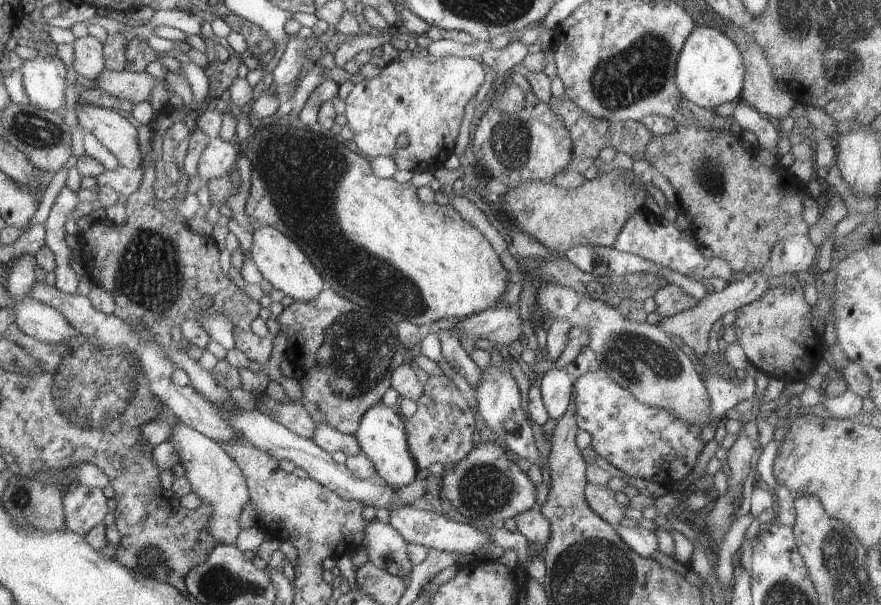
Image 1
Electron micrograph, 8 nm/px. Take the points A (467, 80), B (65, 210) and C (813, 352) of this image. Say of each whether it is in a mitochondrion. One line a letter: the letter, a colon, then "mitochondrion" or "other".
A: other
B: other
C: other

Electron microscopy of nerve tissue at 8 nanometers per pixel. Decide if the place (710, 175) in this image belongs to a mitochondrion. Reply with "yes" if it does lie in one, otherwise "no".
yes

